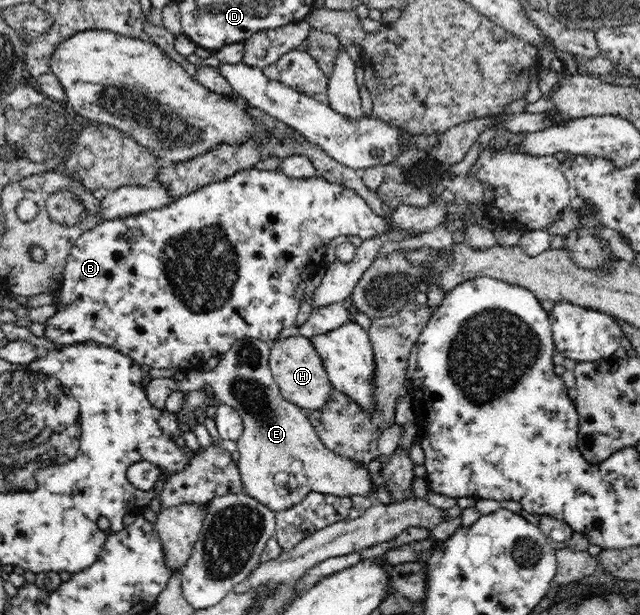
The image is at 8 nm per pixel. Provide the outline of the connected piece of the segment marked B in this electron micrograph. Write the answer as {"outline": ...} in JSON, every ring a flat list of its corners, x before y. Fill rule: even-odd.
{"outline":[[248,168,235,173,224,181,219,181,197,189,189,195,178,197,159,209,149,210,130,216,103,220,93,229,81,235,71,249,64,265,64,278,60,291,60,300,57,301,58,310,54,317,46,322,45,335,53,343,63,346,79,342,93,341,99,345,119,350,119,353,130,357,138,364,149,365,155,369,178,369,183,374,202,370,207,359,220,357,240,339,253,338,270,343,285,327,291,327,299,305,303,299,303,289,307,281,317,275,317,272,326,268,325,255,333,239,346,235,353,239,357,236,361,241,383,234,387,231,387,222,375,214,369,205,351,188,330,183,327,179,318,176,309,178,295,178,287,176,281,169,264,171,257,168]]}

